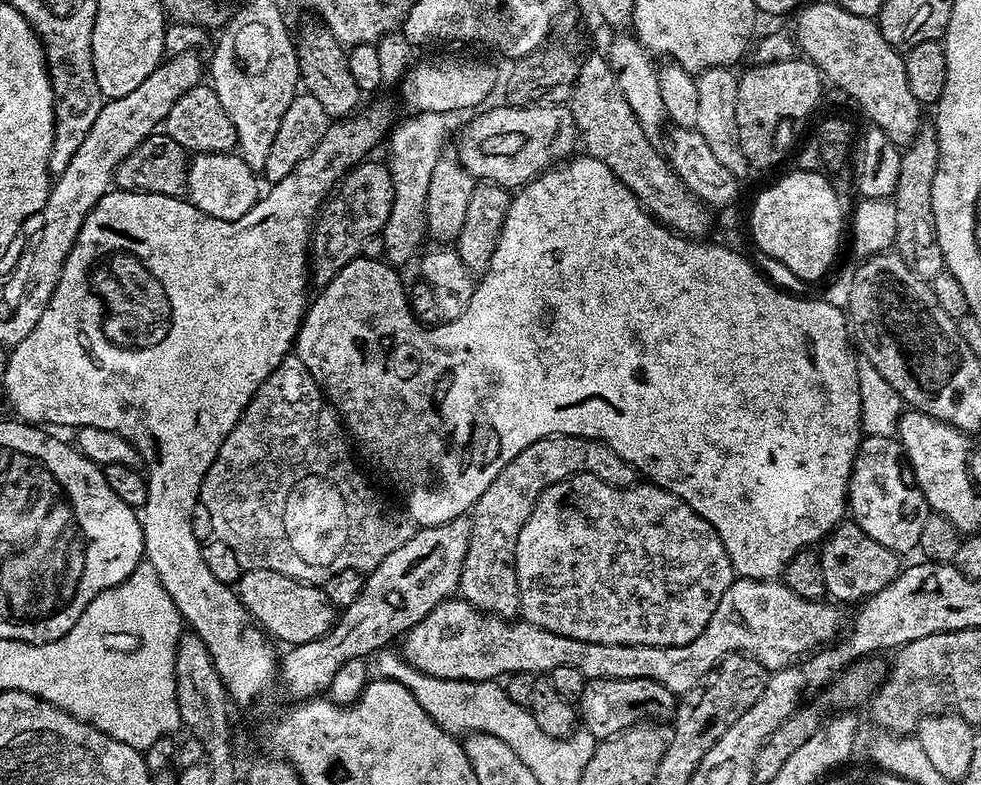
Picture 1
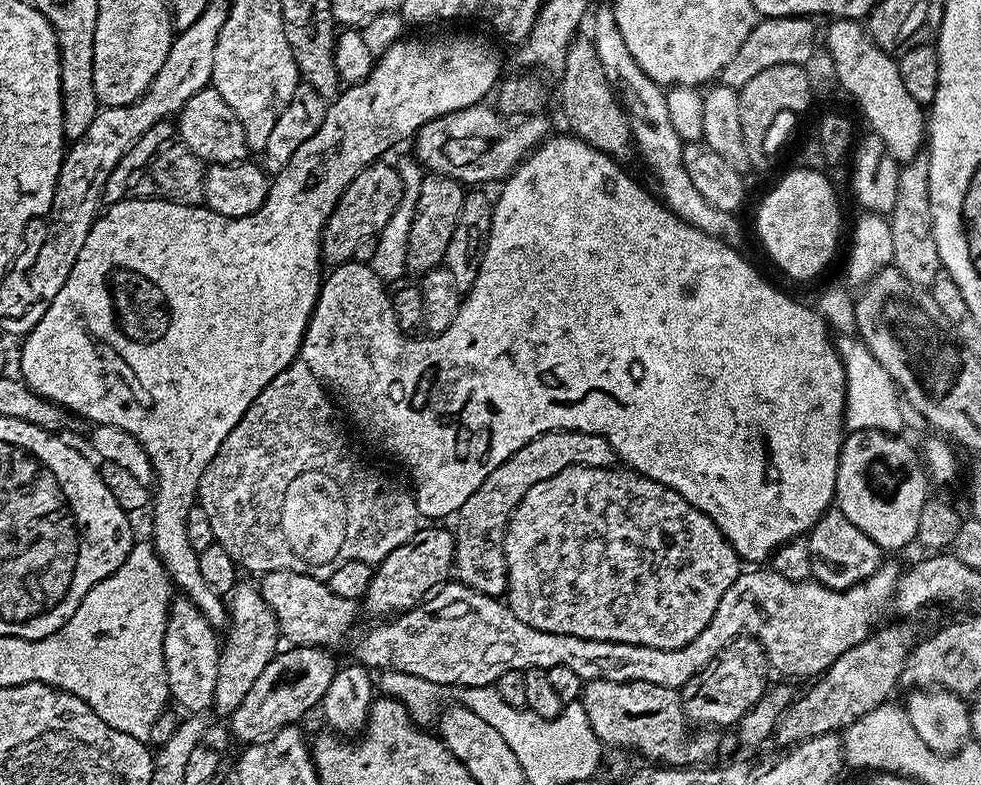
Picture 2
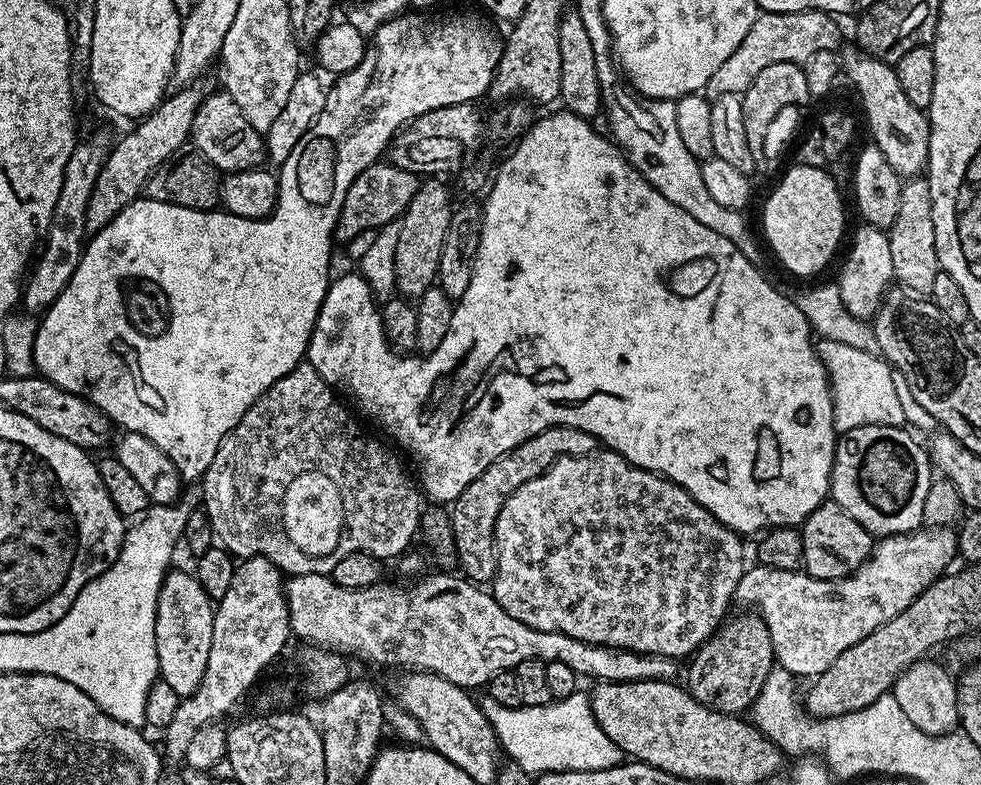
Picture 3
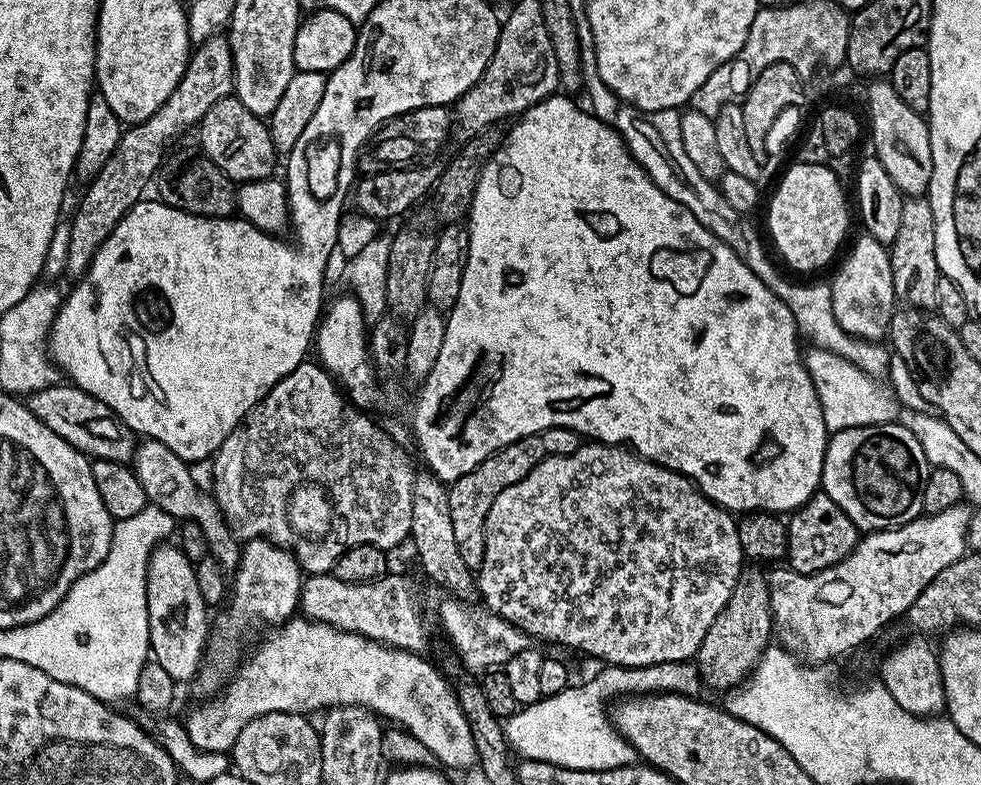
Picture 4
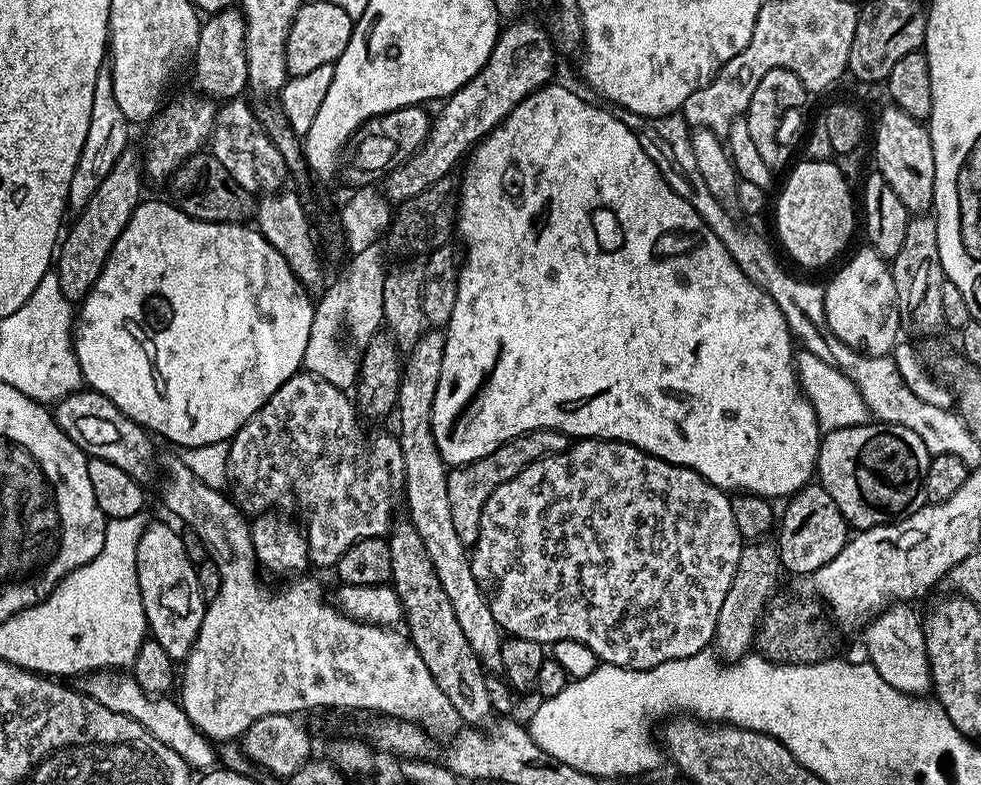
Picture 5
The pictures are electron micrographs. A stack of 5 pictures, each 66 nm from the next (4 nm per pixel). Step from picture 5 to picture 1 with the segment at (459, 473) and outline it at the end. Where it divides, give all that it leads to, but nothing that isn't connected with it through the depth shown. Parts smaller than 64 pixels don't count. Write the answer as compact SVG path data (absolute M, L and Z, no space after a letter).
M583 434L547 436L526 446L482 490L482 498L470 509L472 529L466 562L462 562L459 595L469 600L480 612L501 616L509 622L521 615L518 574L516 573L516 546L518 533L526 526L526 518L534 510L538 498L550 486L578 474L594 474L615 488L630 488L637 483L638 473L631 464L618 458L610 446L600 440L591 440Z

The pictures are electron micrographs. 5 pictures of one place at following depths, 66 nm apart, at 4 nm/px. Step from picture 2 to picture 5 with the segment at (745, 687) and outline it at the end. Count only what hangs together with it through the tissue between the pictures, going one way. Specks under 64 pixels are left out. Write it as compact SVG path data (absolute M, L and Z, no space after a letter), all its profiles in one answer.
M770 540L753 541L741 547L738 570L726 592L725 601L718 612L713 643L717 655L728 662L735 662L747 655L755 643L756 629L763 619L781 575L780 555L777 545Z

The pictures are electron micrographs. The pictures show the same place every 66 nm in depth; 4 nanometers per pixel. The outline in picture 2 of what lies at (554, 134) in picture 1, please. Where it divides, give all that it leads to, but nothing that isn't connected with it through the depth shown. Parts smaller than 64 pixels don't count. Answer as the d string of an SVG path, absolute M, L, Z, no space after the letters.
M481 102L422 125L414 136L414 156L420 167L454 178L465 186L488 186L484 184L491 180L507 180L532 151L548 139L547 115L525 115L519 121L521 124L511 124L511 119L505 118L495 107L488 106Z

